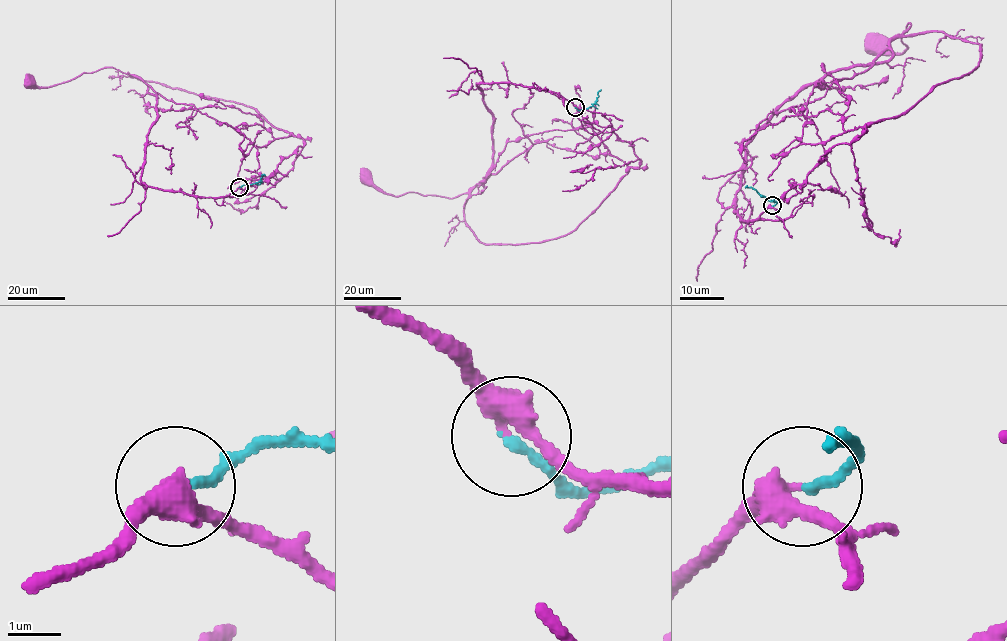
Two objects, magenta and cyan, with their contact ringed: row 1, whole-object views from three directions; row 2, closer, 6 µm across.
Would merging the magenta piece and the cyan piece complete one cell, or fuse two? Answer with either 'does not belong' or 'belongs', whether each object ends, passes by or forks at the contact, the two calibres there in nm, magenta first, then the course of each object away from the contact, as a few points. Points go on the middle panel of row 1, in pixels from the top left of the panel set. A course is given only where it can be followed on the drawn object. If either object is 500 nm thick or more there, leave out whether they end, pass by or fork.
belongs | magenta passes by | cyan ends | 340/190 nm | magenta via (575, 107), (551, 91), (477, 83), (493, 117), (492, 167), (483, 186), (451, 198), (394, 196), (365, 174) | cyan via (575, 107), (588, 108), (601, 89)

